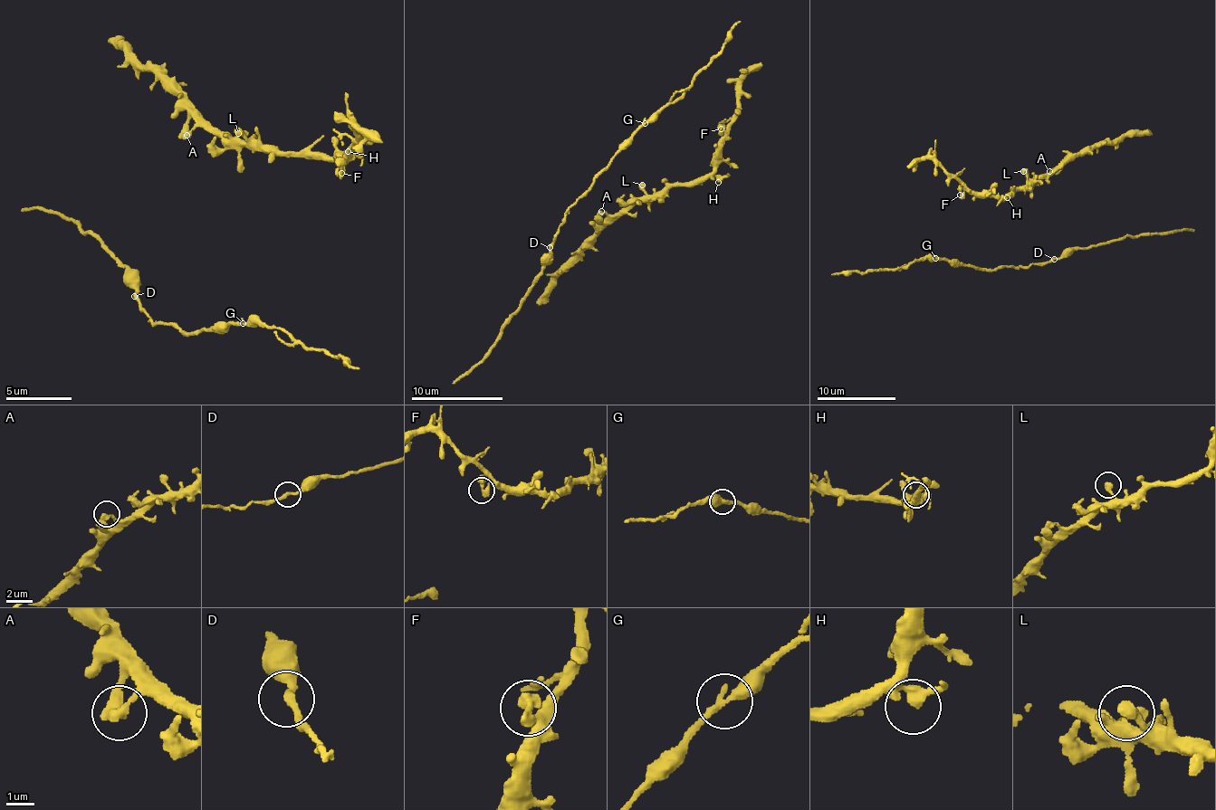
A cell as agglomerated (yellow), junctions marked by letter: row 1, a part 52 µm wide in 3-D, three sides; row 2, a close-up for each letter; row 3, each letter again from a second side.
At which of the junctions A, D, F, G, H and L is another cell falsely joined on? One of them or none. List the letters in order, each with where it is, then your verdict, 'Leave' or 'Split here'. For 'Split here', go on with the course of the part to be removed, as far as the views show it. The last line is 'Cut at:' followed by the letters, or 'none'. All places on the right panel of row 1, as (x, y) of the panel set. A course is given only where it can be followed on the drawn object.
A: Place: (1049, 171). Leave
D: Place: (1054, 259). Leave
F: Place: (960, 195). Leave
G: Place: (935, 258). Leave
H: Place: (1007, 197). Leave
L: Place: (1023, 171). Leave
Cut at: none

